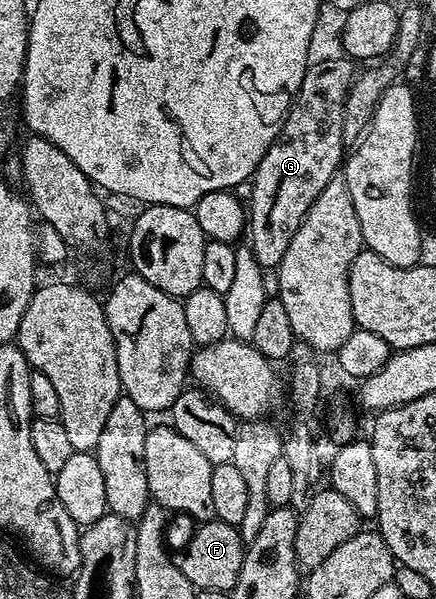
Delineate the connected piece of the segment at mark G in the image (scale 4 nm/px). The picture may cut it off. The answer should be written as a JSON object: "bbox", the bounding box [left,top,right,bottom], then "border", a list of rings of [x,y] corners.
{"bbox":[247,55,354,271],"border":[[[344,55],[325,57],[322,61],[314,60],[303,75],[303,83],[281,125],[280,133],[253,173],[253,190],[249,193],[249,201],[247,197],[247,248],[266,271],[276,270],[283,255],[287,255],[287,247],[291,247],[291,239],[295,239],[295,231],[299,231],[311,203],[315,203],[319,191],[323,191],[323,187],[327,187],[327,183],[331,183],[331,179],[338,176],[342,168],[343,154],[347,149],[343,139],[344,101],[352,87],[354,76],[354,62]]]}

